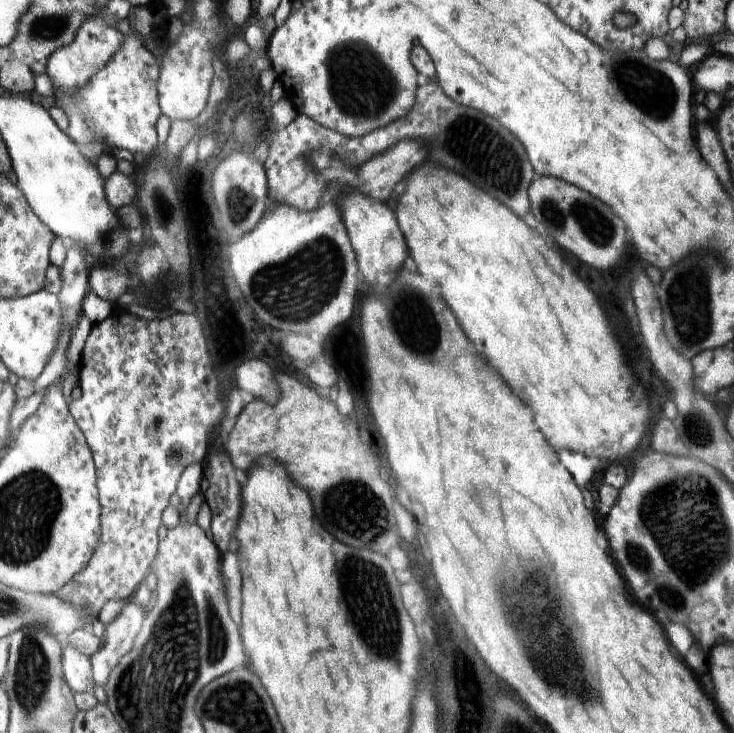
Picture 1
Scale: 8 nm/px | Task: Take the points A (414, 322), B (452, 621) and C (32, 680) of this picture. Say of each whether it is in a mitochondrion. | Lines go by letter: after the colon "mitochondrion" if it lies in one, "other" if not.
A: mitochondrion
B: other
C: mitochondrion

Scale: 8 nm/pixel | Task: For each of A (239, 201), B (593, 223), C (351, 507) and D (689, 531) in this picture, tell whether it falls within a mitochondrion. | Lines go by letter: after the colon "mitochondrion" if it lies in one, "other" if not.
A: mitochondrion
B: mitochondrion
C: mitochondrion
D: mitochondrion

